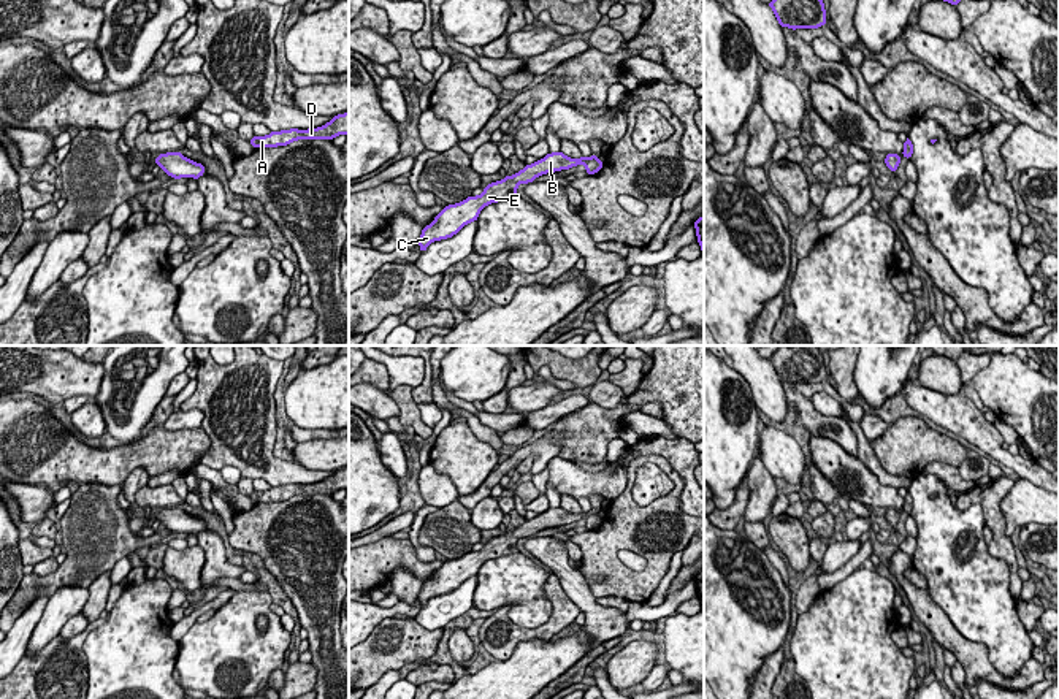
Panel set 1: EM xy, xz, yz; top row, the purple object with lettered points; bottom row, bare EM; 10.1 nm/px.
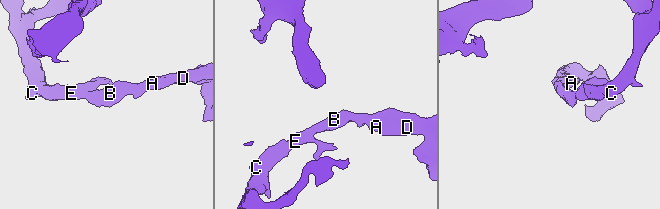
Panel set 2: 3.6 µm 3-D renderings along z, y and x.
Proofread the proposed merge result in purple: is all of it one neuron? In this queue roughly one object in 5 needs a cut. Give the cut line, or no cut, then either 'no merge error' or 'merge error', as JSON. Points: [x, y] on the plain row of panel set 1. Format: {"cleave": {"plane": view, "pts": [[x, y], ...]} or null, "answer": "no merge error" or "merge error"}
{"cleave": null, "answer": "no merge error"}

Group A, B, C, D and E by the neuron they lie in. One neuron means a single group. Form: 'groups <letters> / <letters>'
groups A B C D E

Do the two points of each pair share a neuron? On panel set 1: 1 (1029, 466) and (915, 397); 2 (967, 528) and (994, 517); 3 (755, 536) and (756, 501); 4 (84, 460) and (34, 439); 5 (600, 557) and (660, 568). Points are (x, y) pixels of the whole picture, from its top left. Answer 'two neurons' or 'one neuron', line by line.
1: one neuron
2: two neurons
3: two neurons
4: one neuron
5: one neuron

